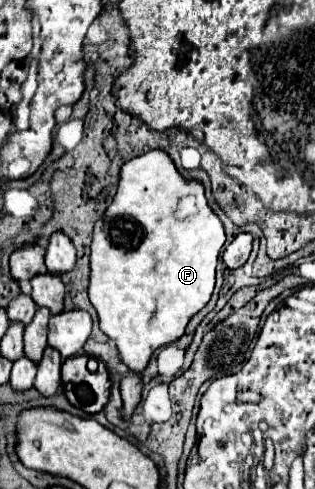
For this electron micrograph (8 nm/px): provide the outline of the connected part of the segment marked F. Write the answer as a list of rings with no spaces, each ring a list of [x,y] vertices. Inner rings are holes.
[[[149,150],[141,156],[135,156],[131,158],[129,162],[123,164],[121,172],[119,172],[119,184],[117,184],[117,192],[113,196],[113,202],[107,206],[107,210],[103,212],[103,216],[95,222],[95,228],[93,228],[93,242],[91,242],[91,282],[89,282],[89,300],[93,304],[93,308],[97,310],[97,316],[99,316],[99,328],[103,334],[109,336],[109,340],[115,340],[117,344],[117,350],[119,350],[119,356],[121,360],[125,362],[125,366],[133,372],[141,372],[151,354],[159,348],[159,346],[165,346],[165,344],[171,344],[175,342],[177,338],[183,336],[185,332],[185,326],[187,322],[191,320],[193,314],[197,314],[211,298],[213,294],[213,286],[215,286],[215,266],[217,266],[217,256],[221,252],[225,244],[225,228],[223,228],[223,222],[221,218],[209,208],[207,204],[207,198],[205,198],[205,188],[199,180],[187,180],[173,164],[171,156],[165,152],[165,150]]]

